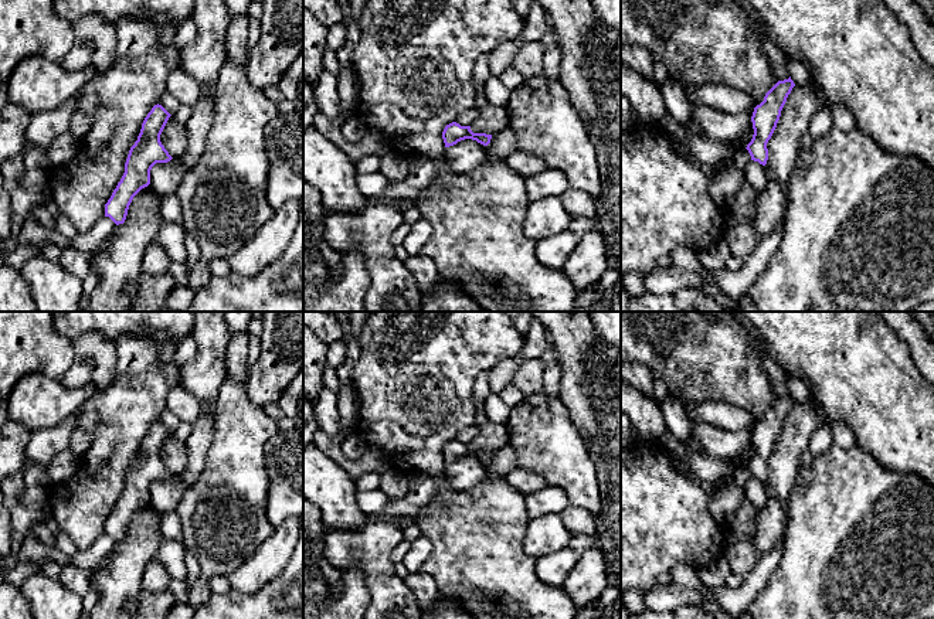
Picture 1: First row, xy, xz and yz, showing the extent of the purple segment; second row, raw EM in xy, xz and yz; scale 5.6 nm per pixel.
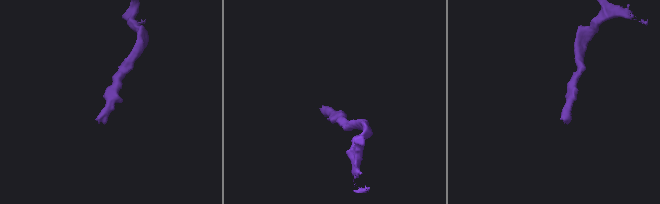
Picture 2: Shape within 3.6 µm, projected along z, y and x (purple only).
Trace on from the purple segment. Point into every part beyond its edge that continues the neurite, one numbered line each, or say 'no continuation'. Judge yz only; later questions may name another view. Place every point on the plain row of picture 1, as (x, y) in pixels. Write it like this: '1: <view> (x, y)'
no continuation

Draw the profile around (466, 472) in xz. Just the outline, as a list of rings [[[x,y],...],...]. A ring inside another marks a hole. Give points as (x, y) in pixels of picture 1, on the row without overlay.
[[[472,456],[445,465],[444,475],[449,486],[458,492],[469,490],[490,477],[485,463]]]

